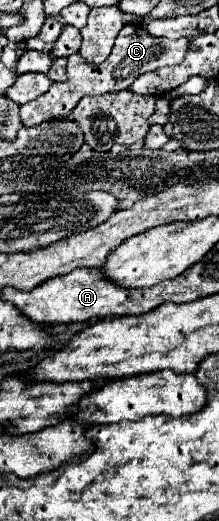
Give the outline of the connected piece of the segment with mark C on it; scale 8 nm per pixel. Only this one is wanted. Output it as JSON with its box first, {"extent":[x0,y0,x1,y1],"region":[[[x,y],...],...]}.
{"extent":[21,24,189,126],"region":[[[125,24],[121,28],[121,32],[117,34],[115,46],[109,54],[109,58],[101,64],[89,64],[85,60],[81,60],[81,54],[73,54],[67,58],[67,80],[65,82],[55,82],[45,94],[41,94],[37,100],[27,102],[21,106],[21,120],[25,126],[33,126],[33,124],[41,124],[45,120],[57,118],[57,116],[67,116],[77,102],[83,96],[101,96],[105,92],[119,92],[119,90],[127,90],[133,80],[145,72],[163,68],[163,66],[173,66],[179,64],[187,50],[189,50],[189,38],[179,38],[179,40],[169,40],[169,38],[155,38],[151,36],[141,24]]]}

